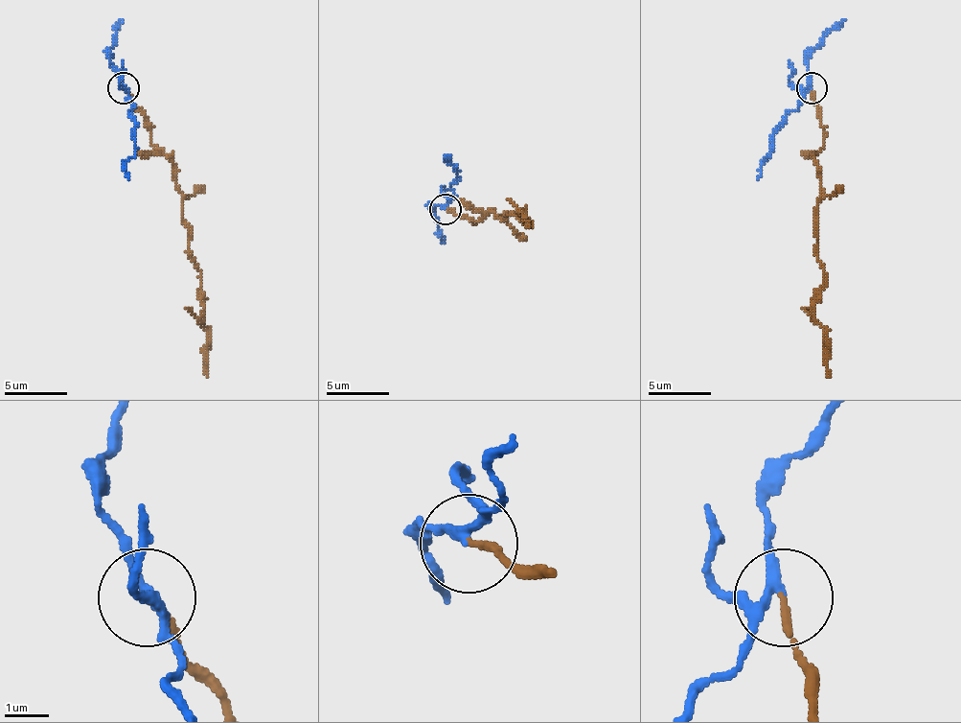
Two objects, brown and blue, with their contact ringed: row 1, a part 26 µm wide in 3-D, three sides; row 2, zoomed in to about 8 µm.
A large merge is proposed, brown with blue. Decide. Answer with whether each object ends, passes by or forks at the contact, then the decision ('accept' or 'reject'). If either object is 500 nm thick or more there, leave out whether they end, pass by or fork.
brown ends; blue forks; reject

